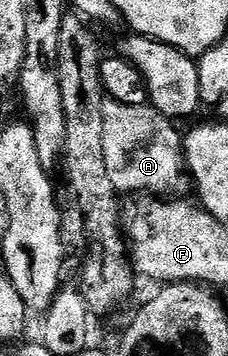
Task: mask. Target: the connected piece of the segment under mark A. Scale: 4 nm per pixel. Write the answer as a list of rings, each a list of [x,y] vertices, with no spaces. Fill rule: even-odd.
[[[106,100],[102,104],[102,145],[106,155],[106,169],[110,175],[110,181],[113,182],[114,188],[124,196],[180,196],[190,182],[189,175],[186,173],[186,163],[184,160],[184,140],[181,131],[176,131],[177,123],[173,119],[162,116],[162,112],[158,112],[152,105],[135,106],[134,104],[122,104]]]

